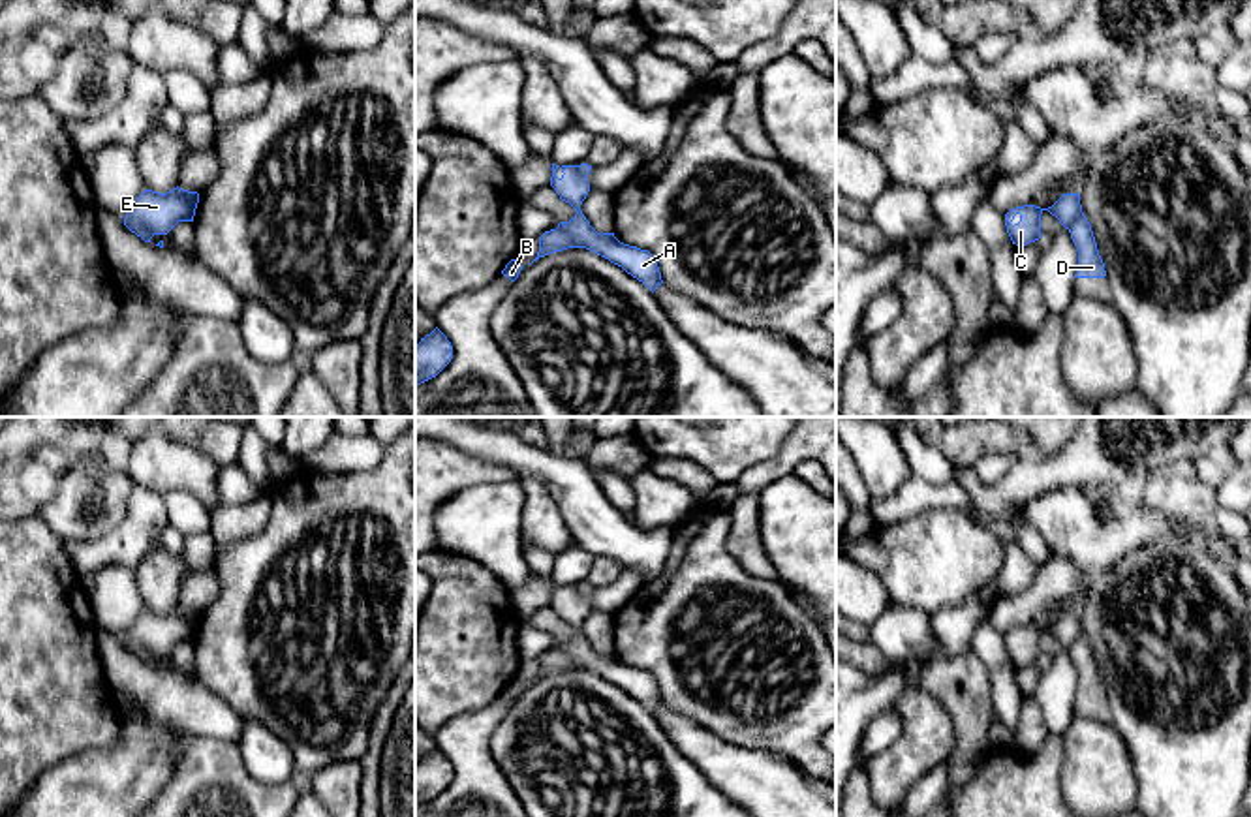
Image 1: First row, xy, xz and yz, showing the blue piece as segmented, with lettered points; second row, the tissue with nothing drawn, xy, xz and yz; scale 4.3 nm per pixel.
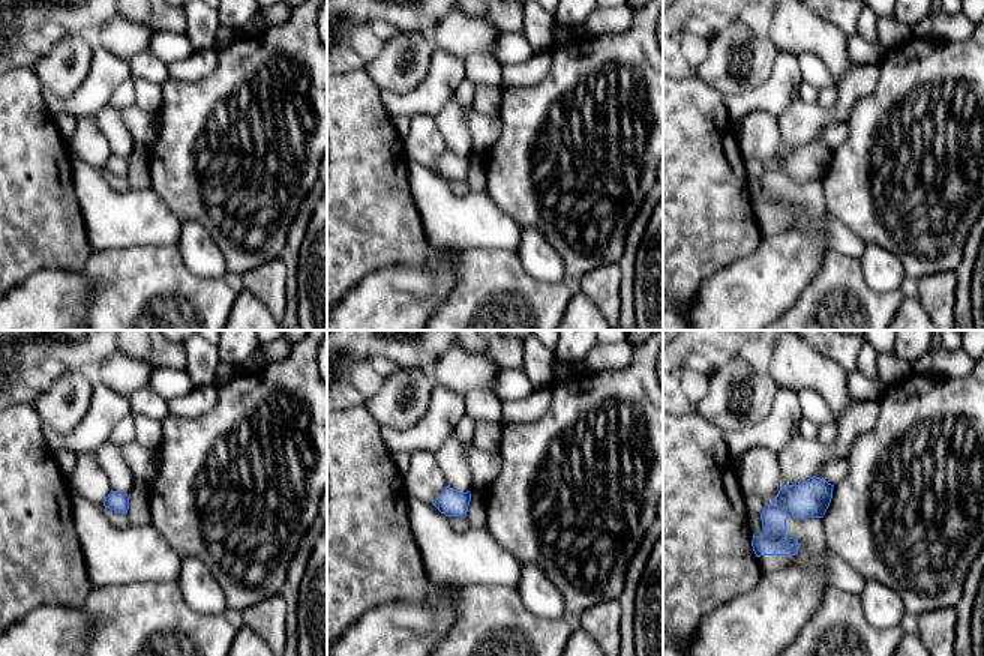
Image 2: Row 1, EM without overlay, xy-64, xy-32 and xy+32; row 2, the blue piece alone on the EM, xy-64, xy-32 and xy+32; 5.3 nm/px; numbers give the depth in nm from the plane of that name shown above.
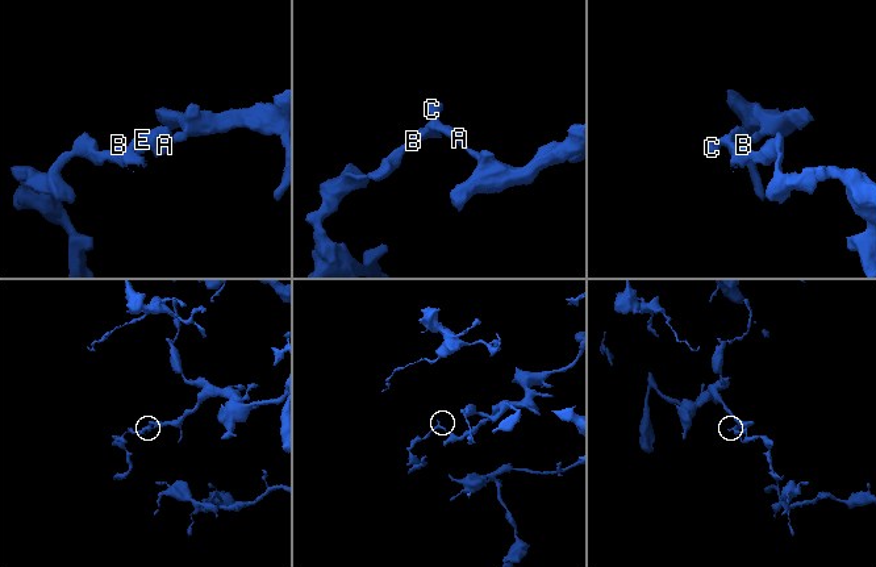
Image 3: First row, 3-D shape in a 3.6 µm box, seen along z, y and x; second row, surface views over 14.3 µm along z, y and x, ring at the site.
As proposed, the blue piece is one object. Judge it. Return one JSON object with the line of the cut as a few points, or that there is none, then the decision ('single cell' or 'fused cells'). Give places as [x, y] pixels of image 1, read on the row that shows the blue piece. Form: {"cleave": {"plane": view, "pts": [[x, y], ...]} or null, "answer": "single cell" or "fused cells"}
{"cleave": {"plane": "xy", "pts": [[126, 215], [154, 233]]}, "answer": "fused cells"}

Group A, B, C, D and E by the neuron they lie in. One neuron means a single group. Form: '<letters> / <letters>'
A C E / B D

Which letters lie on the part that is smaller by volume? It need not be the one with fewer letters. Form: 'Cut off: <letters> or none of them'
Cut off: B, D

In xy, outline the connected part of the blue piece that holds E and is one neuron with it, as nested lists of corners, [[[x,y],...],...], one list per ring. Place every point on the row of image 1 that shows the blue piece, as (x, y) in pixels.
[[[173,188],[167,193],[145,190],[126,212],[154,235],[167,235],[178,222],[193,222],[199,203],[197,192]]]

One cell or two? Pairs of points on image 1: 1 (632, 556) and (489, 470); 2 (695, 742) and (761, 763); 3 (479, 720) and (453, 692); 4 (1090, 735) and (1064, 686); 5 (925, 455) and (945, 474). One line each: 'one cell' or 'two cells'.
1: two cells
2: one cell
3: two cells
4: two cells
5: one cell

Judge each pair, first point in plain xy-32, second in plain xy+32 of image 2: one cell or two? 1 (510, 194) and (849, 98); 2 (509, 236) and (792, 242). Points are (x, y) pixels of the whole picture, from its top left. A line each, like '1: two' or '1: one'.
1: two
2: two

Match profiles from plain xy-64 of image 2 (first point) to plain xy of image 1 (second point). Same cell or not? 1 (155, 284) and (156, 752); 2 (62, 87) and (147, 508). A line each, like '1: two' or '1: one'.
1: two
2: two

